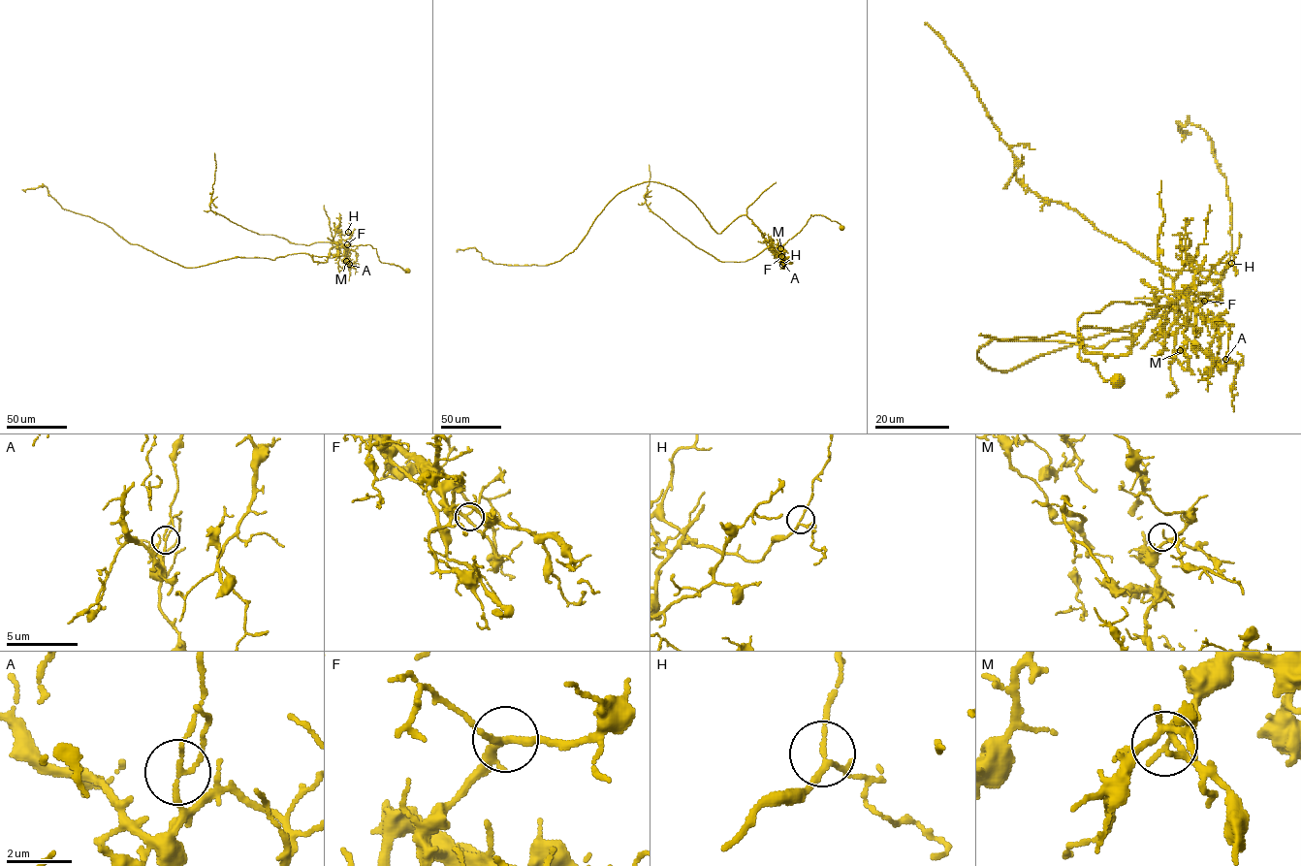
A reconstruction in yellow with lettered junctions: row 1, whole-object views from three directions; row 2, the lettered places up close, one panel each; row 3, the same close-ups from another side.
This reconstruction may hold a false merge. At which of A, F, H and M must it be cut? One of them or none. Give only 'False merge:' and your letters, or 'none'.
False merge: A

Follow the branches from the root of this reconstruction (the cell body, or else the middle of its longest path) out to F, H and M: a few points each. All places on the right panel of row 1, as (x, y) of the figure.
F: (1118, 380), (1106, 381), (1079, 357), (1085, 313), (1116, 302), (1166, 305), (1179, 293), (1196, 311), (1204, 301)
H: (1118, 380), (1106, 381), (1079, 357), (1078, 320), (1116, 302), (1170, 304), (1200, 270), (1221, 273), (1231, 263)
M: (1118, 380), (1106, 381), (1079, 357), (1085, 313), (1116, 302), (1166, 305), (1185, 293), (1190, 320), (1180, 350)

